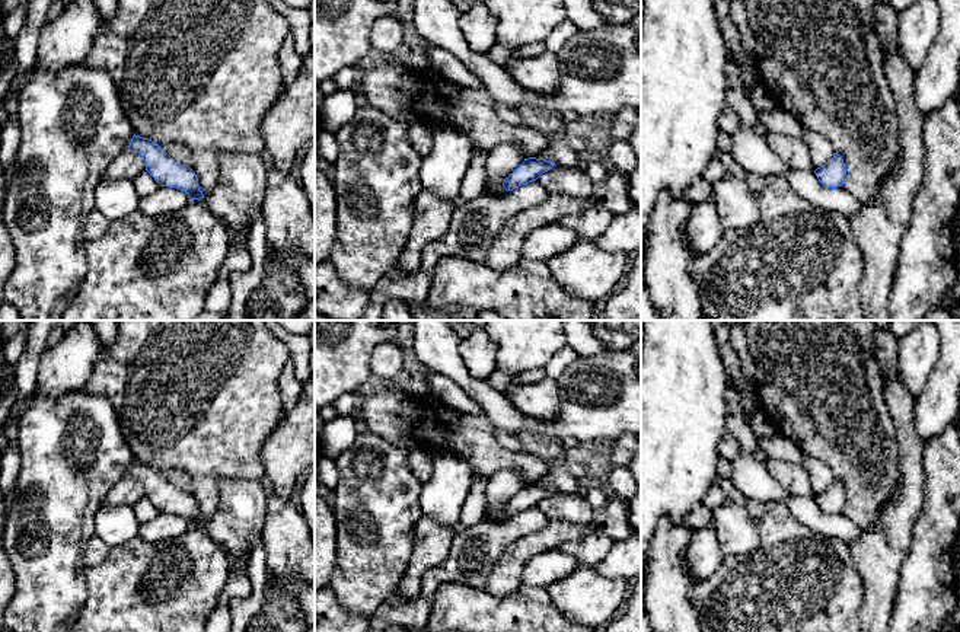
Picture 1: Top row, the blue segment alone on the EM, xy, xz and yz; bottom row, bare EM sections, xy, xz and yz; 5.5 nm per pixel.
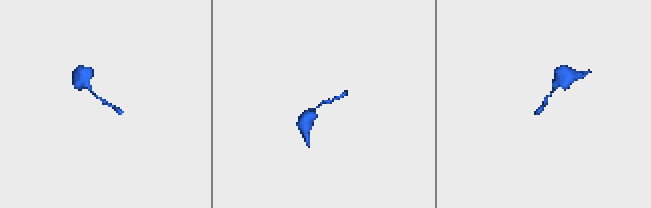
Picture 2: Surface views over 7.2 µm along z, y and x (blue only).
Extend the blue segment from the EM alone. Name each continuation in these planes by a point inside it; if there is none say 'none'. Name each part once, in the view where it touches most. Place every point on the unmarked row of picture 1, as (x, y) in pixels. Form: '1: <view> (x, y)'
none

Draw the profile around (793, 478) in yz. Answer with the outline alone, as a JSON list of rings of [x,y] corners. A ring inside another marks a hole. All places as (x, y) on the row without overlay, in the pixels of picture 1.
[[[768,457],[765,462],[771,476],[782,486],[788,495],[814,498],[814,489],[807,470],[797,463]]]

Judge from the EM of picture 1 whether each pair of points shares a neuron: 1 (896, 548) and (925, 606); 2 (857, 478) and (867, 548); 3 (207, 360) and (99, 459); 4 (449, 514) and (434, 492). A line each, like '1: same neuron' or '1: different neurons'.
1: different neurons
2: different neurons
3: different neurons
4: same neuron

